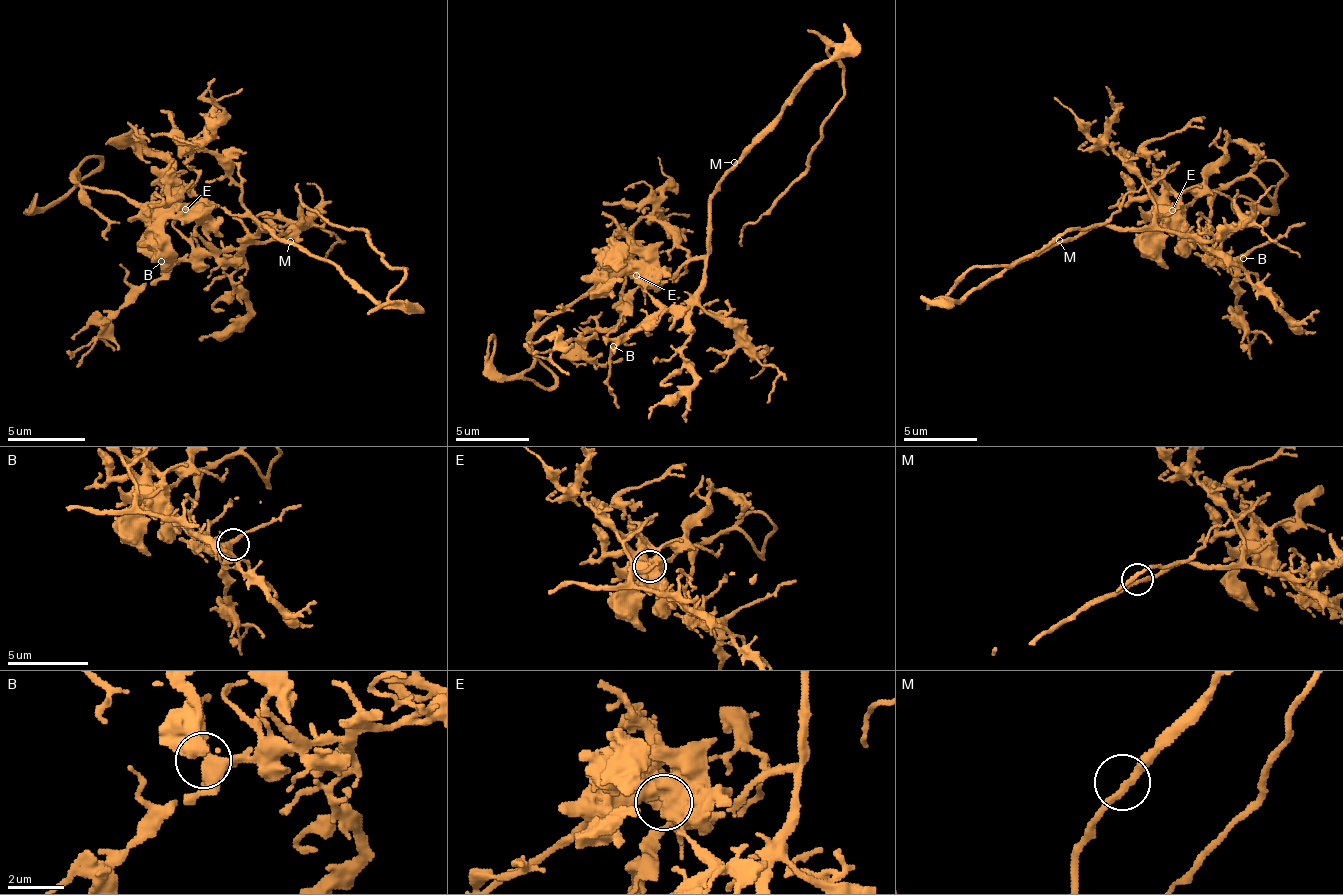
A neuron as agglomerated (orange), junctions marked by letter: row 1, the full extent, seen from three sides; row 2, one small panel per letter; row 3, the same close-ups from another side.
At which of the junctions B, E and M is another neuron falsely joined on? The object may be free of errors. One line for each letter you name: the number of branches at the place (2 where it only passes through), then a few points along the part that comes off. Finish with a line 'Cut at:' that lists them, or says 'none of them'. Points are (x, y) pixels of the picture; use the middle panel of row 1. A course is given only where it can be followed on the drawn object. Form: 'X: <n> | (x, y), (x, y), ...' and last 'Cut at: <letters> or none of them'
E: 2 | (635, 276), (631, 269), (601, 276), (535, 331), (531, 357), (517, 375), (495, 368), (491, 335)
Cut at: E

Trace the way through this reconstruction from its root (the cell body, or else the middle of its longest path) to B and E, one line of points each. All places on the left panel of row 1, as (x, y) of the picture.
B: (294, 245), (282, 241), (266, 225), (259, 233), (239, 237), (227, 249), (192, 249), (184, 257), (161, 261)
E: (294, 245), (282, 241), (266, 225), (263, 229), (251, 218), (235, 214), (192, 218), (184, 210)

